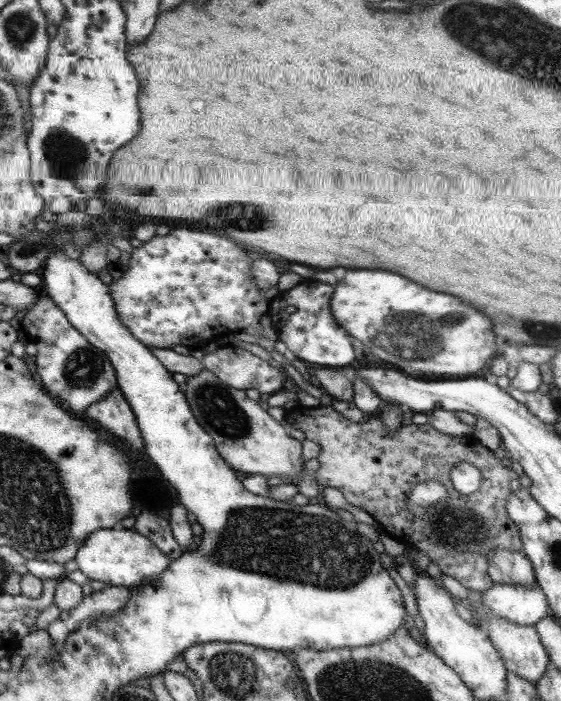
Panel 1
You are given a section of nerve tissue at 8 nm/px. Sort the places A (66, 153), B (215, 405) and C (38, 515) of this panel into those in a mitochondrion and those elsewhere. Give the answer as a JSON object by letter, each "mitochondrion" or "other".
{"A":"mitochondrion","B":"mitochondrion","C":"mitochondrion"}

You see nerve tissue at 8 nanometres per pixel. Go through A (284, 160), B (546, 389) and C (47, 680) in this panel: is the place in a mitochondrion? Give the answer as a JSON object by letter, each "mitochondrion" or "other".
{"A":"other","B":"other","C":"other"}

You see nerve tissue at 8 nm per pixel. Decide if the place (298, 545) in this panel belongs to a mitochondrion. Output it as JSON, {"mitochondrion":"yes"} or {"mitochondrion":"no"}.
{"mitochondrion":"yes"}

